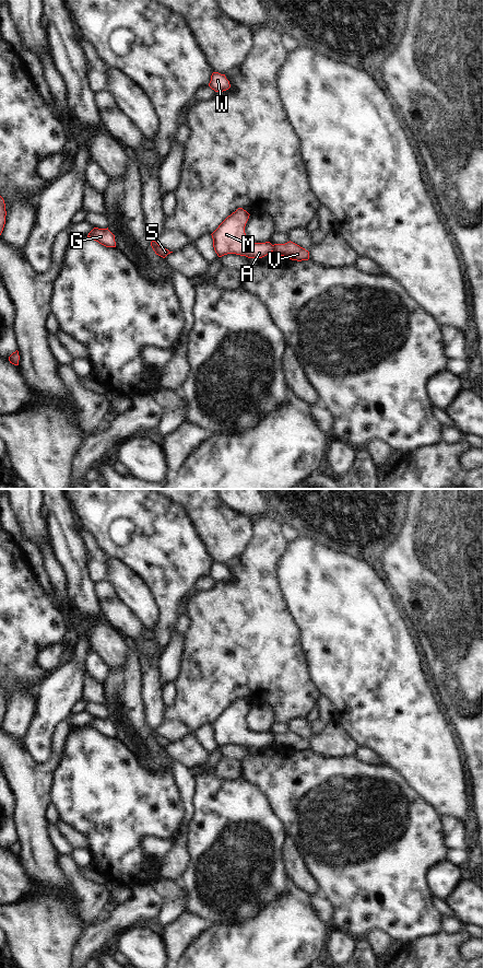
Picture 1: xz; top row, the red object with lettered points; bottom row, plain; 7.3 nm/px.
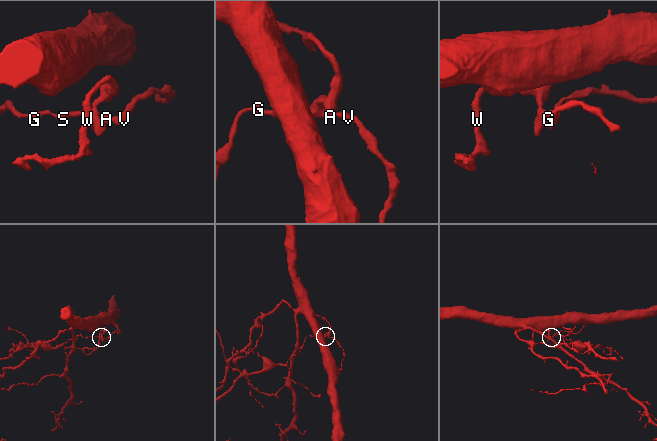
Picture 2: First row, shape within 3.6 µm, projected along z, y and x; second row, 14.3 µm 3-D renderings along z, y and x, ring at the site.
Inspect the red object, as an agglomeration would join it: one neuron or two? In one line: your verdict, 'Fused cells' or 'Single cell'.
Fused cells

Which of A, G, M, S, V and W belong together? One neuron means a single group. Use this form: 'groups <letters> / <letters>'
groups A G M S W / V

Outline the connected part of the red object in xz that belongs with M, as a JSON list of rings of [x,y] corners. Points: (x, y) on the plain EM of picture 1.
[[[238,698],[211,724],[219,747],[236,744],[248,748],[262,748],[271,744],[273,735],[270,732],[253,733],[246,727],[245,716],[249,705],[246,700]]]

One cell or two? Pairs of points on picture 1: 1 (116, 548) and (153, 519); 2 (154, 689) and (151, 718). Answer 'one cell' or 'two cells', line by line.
1: one cell
2: one cell

